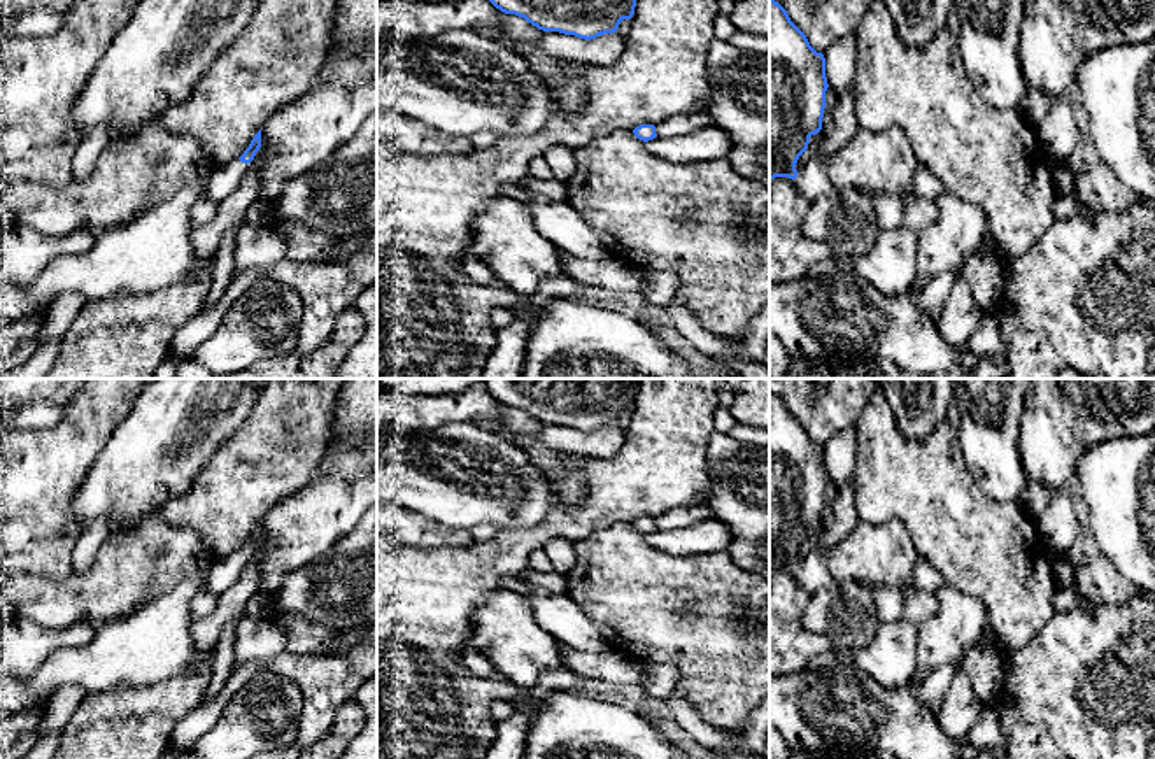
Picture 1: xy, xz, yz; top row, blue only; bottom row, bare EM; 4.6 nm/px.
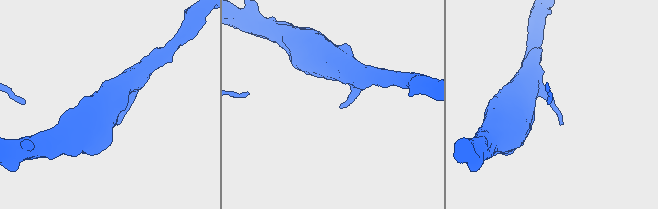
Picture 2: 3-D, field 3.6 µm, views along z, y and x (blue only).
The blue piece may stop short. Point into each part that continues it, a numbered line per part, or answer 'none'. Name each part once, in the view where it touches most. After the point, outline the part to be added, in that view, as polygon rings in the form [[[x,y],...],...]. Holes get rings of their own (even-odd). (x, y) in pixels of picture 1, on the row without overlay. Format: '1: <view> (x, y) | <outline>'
1: xy (225, 572) | [[[235,550],[216,561],[205,578],[203,589],[217,598],[237,582],[249,559],[251,556],[242,556]]]

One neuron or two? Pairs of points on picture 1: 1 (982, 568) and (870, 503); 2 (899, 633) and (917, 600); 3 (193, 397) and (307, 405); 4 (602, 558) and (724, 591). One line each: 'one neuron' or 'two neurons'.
1: one neuron
2: two neurons
3: two neurons
4: one neuron

